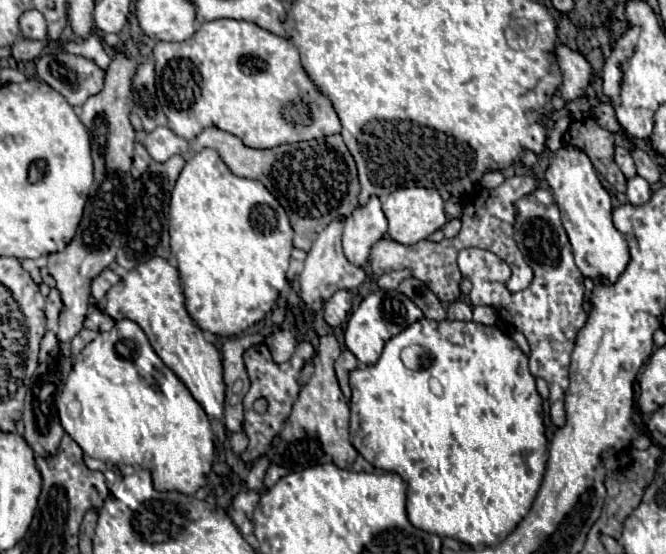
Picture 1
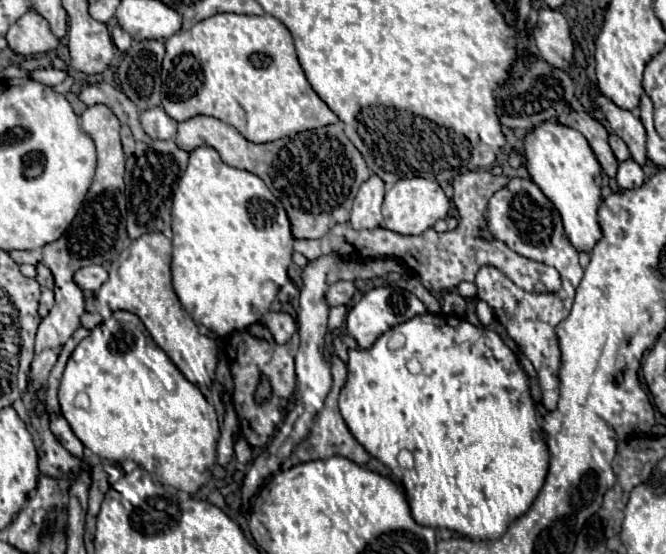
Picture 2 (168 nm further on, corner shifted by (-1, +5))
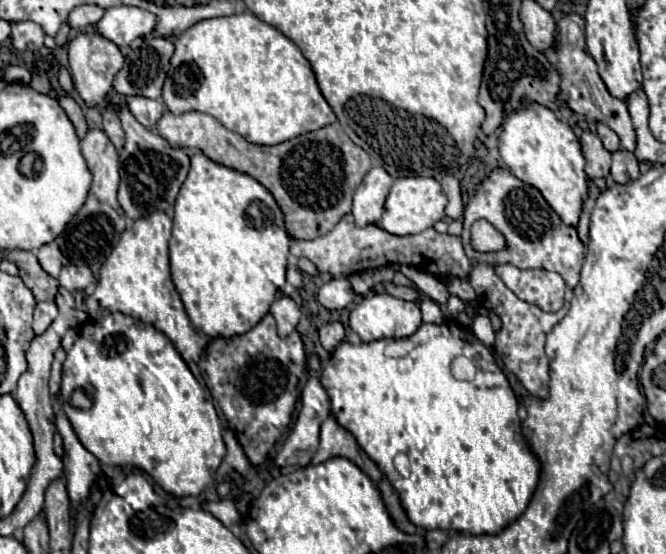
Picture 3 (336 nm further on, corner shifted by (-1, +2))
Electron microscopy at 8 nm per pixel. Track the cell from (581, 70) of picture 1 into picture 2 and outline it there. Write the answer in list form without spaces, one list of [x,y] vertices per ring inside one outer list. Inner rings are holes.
[[[542,9],[534,25],[534,41],[540,57],[556,69],[568,73],[574,63],[574,43],[568,23],[560,11]]]

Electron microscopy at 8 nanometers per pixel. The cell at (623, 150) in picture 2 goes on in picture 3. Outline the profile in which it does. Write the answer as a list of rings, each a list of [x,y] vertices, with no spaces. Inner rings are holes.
[[[598,124],[596,126],[596,134],[600,136],[604,148],[608,152],[614,152],[614,150],[620,150],[620,142],[618,142],[618,136],[614,134],[614,130],[610,130],[606,124]]]

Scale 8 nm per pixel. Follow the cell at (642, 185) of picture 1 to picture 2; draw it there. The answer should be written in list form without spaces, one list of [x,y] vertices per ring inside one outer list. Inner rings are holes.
[[[632,159],[622,161],[618,167],[618,175],[616,181],[622,189],[638,189],[644,185],[644,171],[638,163],[634,163]]]

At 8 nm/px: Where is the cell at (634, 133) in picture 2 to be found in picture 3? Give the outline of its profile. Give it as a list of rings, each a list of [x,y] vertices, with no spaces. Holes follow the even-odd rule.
[[[572,12],[572,14],[564,14],[556,26],[558,26],[558,34],[554,38],[554,44],[544,50],[542,54],[548,58],[548,62],[556,68],[556,72],[560,72],[560,92],[556,96],[556,104],[562,106],[562,108],[570,108],[572,112],[576,114],[582,114],[586,116],[588,120],[596,120],[596,122],[602,122],[606,126],[610,126],[618,138],[620,138],[620,146],[624,150],[634,150],[634,128],[632,128],[632,122],[630,122],[630,114],[626,110],[626,102],[624,100],[618,100],[614,98],[606,84],[602,82],[602,78],[598,76],[598,66],[594,62],[594,58],[586,52],[586,40],[584,40],[584,28],[582,28],[582,16]]]

